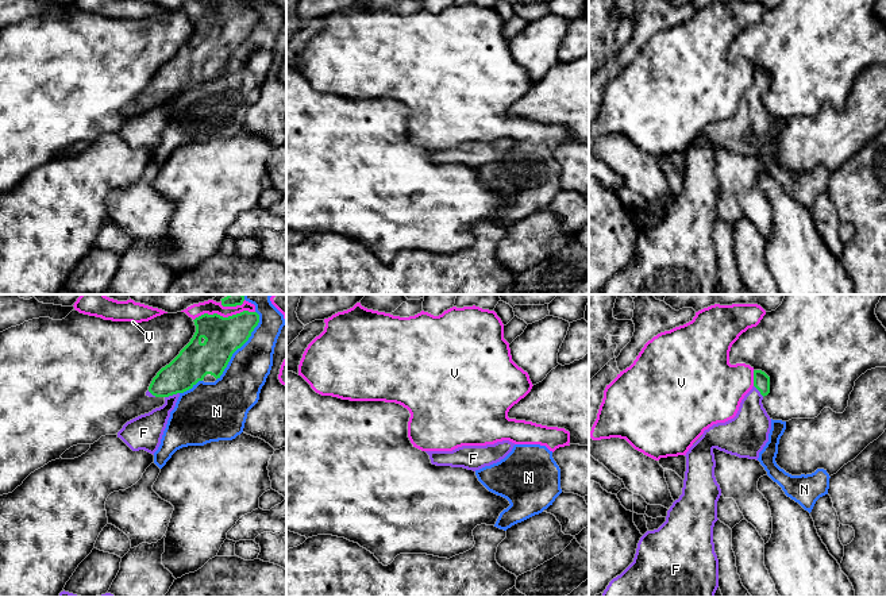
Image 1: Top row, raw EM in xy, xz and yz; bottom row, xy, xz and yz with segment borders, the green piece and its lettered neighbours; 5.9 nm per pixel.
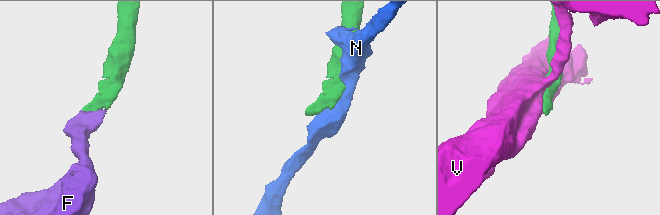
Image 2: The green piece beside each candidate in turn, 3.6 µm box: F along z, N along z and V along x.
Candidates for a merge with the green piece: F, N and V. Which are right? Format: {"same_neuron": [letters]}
{"same_neuron": ["F"]}

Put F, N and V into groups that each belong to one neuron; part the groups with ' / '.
F / N / V

